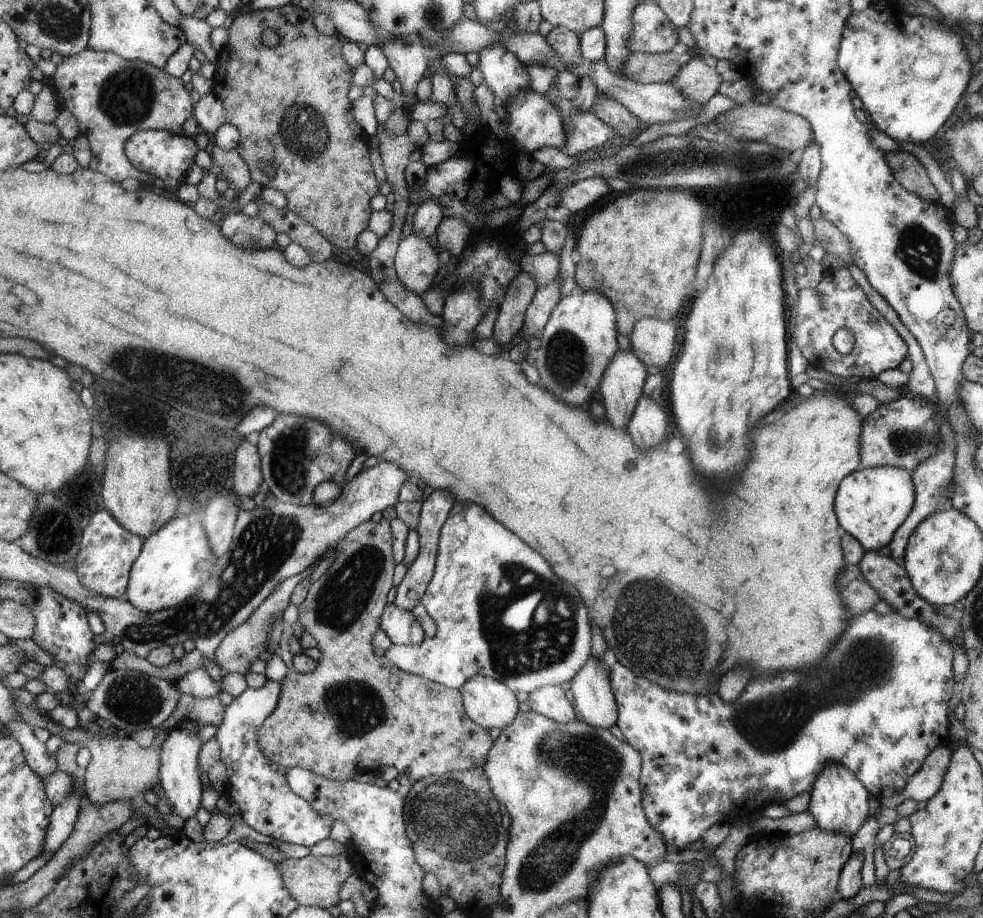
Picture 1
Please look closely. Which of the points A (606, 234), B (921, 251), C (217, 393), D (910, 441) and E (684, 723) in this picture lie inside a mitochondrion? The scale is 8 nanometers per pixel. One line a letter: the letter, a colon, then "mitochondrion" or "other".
A: other
B: mitochondrion
C: mitochondrion
D: mitochondrion
E: other

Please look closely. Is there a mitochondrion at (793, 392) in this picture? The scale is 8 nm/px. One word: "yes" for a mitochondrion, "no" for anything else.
no

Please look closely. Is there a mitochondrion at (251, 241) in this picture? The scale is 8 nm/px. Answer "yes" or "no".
yes

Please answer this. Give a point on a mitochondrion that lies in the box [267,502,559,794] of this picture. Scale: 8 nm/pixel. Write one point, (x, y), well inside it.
(340, 602)

